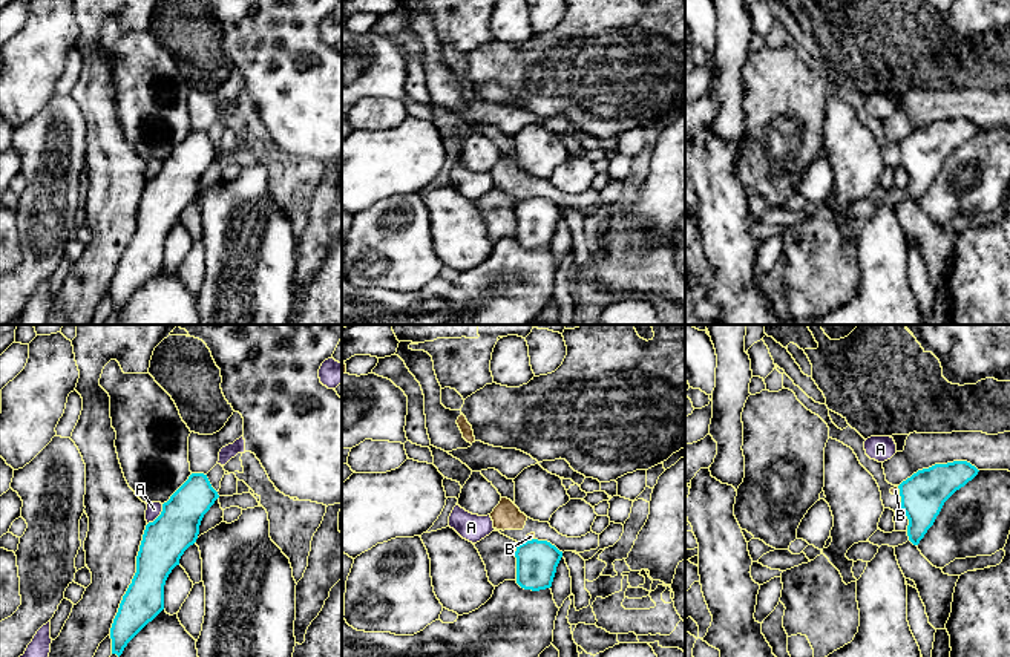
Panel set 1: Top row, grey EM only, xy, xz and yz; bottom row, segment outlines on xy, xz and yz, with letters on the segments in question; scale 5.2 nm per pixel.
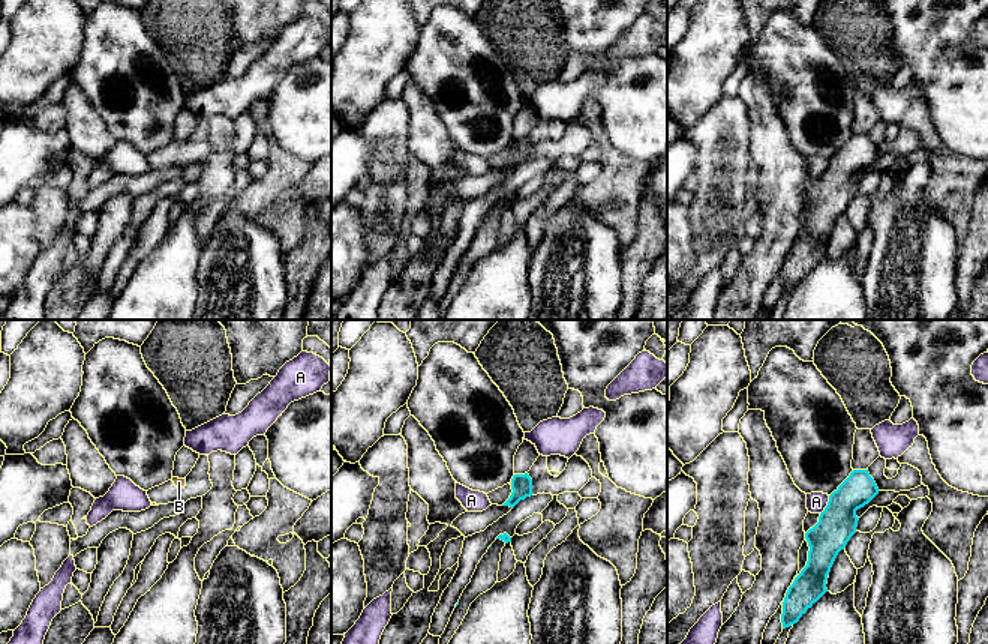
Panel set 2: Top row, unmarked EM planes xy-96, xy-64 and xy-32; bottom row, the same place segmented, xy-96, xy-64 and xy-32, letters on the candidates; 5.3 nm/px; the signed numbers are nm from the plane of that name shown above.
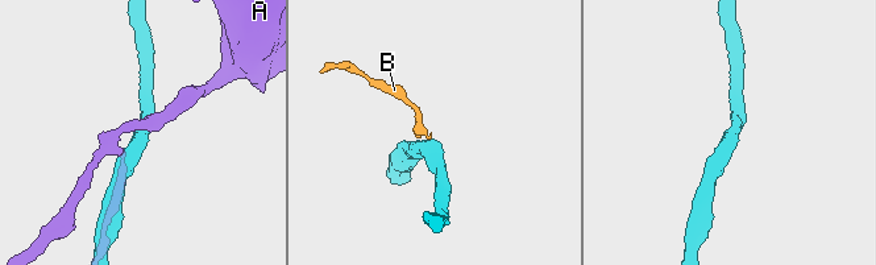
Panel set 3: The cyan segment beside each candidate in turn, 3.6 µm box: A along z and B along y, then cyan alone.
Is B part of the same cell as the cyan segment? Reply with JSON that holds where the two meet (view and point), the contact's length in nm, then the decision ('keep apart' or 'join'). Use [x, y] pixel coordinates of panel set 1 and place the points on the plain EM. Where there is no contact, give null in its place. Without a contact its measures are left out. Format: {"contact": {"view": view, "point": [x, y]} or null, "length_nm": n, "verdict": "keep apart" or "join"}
{"contact": {"view": "xz", "point": [529, 198]}, "length_nm": 50, "verdict": "keep apart"}

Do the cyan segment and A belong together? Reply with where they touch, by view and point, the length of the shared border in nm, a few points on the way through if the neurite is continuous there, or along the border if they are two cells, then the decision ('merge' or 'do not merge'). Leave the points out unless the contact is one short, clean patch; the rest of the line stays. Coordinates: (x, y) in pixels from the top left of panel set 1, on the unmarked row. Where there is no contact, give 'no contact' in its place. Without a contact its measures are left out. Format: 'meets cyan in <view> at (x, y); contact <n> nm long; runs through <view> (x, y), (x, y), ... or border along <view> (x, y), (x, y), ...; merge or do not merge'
meets cyan in xy at (160, 172); contact 140 nm long; do not merge

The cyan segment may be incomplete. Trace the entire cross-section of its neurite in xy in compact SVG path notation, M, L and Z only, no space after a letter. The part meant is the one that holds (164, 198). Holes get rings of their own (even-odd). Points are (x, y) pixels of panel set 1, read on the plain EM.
M192 130L189 136L162 161L161 172L146 182L136 213L136 230L129 242L110 285L112 311L123 311L127 300L164 266L164 242L172 227L179 222L184 208L199 191L204 172L219 155L207 132Z

